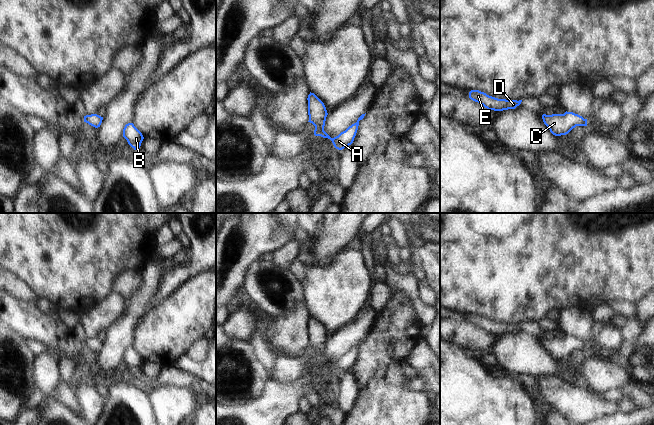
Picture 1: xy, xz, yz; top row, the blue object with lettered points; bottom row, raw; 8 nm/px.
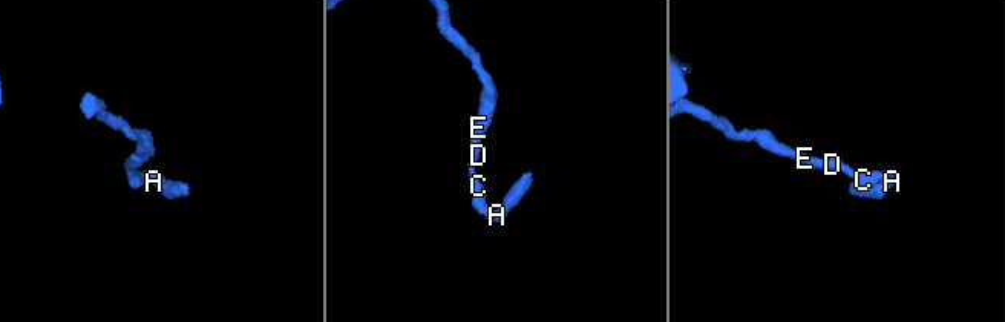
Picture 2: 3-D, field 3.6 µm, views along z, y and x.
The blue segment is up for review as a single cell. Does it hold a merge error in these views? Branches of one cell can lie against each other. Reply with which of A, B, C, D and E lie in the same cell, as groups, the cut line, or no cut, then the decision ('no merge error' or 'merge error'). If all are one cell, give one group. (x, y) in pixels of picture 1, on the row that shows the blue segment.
A B C D E | no cut | no merge error

